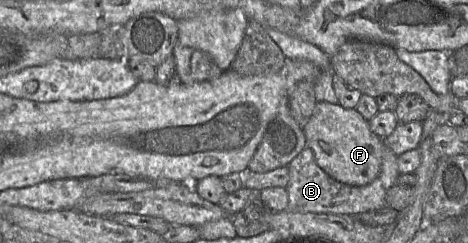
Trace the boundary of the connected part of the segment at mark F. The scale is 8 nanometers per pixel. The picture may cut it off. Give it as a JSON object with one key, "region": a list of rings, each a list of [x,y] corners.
{"region":[[[317,102],[303,129],[306,146],[314,152],[317,164],[332,178],[350,186],[363,186],[379,175],[384,140],[371,131],[369,122],[356,109]]]}

